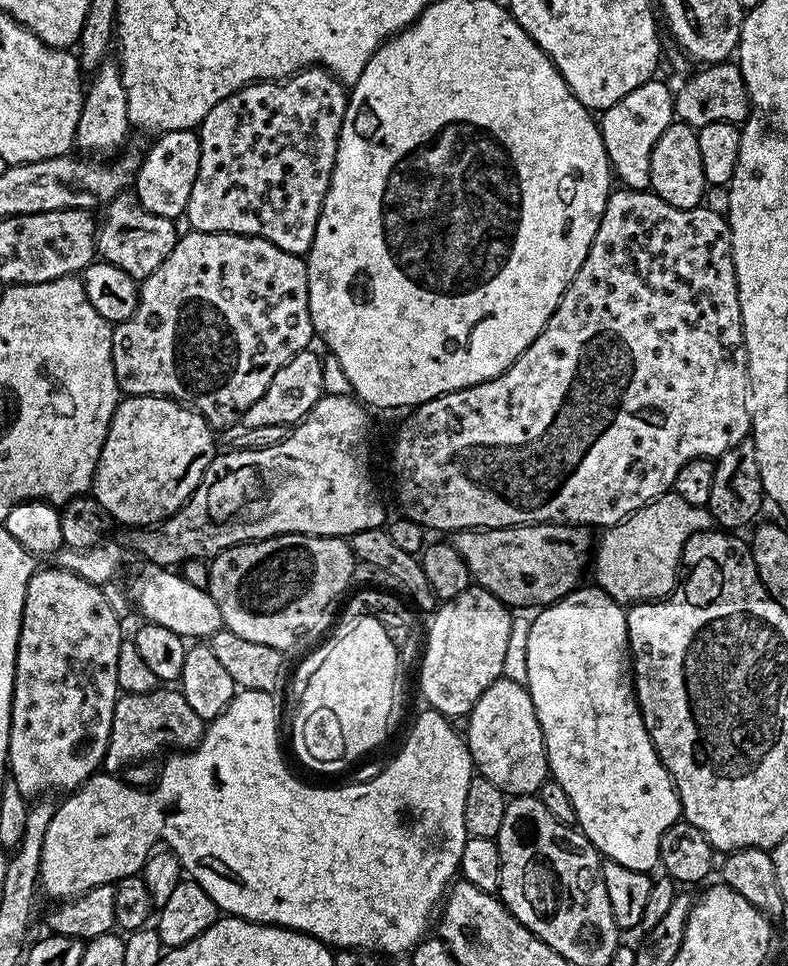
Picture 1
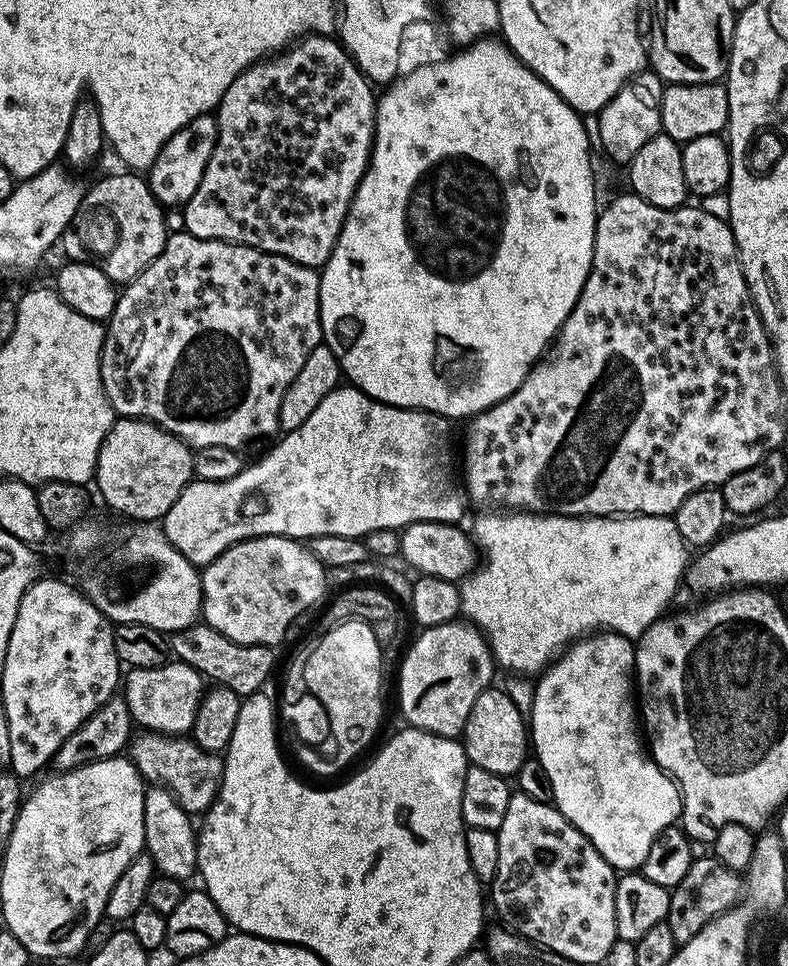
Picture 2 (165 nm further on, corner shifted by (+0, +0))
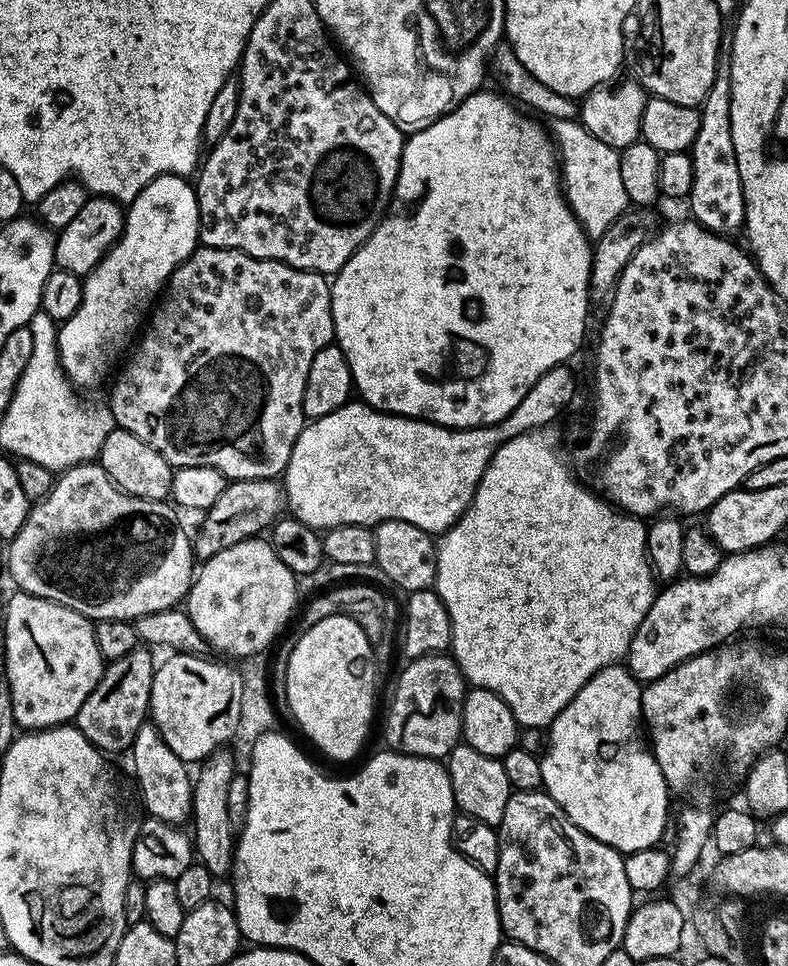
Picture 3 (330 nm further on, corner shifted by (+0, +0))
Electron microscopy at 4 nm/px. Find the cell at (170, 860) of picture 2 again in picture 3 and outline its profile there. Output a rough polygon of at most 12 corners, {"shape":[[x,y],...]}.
{"shape":[[151,722],[130,749],[149,817],[192,815],[189,765]]}

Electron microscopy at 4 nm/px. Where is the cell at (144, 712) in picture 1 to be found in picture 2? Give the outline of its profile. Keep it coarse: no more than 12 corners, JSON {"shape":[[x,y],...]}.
{"shape":[[141,731],[130,759],[193,818],[224,781],[223,759],[191,738]]}

